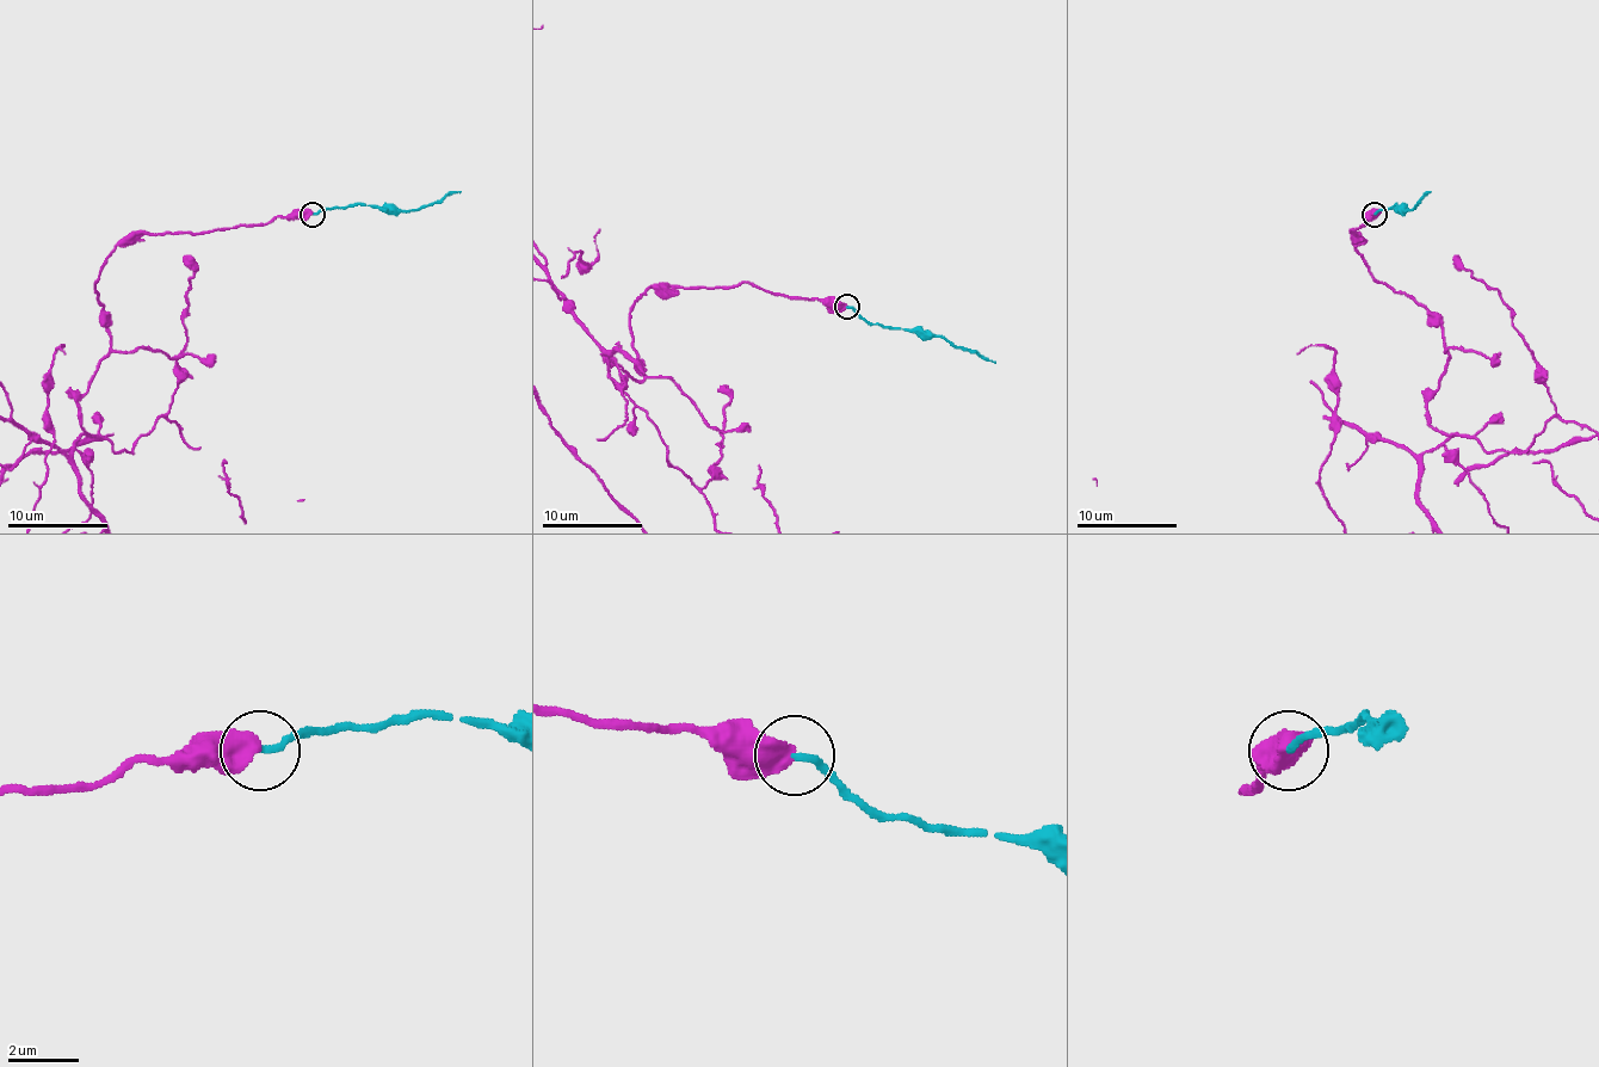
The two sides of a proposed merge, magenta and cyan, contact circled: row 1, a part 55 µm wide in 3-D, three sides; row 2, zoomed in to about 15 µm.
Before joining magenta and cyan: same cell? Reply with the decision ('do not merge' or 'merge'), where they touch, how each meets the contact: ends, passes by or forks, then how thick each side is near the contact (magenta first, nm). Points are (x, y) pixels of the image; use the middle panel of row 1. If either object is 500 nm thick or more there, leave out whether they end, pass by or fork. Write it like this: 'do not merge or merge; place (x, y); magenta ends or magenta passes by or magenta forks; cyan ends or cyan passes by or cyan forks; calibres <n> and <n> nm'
merge; place (846, 307); calibres 650 and 190 nm

